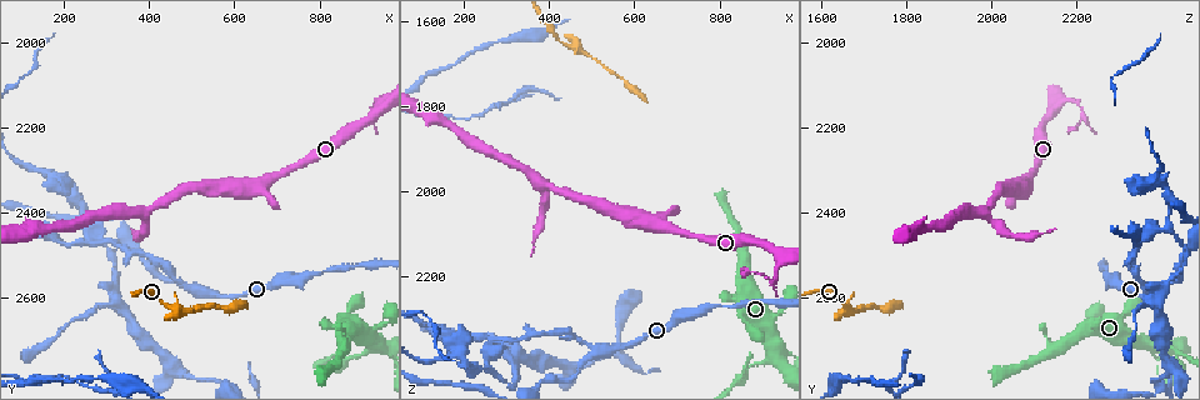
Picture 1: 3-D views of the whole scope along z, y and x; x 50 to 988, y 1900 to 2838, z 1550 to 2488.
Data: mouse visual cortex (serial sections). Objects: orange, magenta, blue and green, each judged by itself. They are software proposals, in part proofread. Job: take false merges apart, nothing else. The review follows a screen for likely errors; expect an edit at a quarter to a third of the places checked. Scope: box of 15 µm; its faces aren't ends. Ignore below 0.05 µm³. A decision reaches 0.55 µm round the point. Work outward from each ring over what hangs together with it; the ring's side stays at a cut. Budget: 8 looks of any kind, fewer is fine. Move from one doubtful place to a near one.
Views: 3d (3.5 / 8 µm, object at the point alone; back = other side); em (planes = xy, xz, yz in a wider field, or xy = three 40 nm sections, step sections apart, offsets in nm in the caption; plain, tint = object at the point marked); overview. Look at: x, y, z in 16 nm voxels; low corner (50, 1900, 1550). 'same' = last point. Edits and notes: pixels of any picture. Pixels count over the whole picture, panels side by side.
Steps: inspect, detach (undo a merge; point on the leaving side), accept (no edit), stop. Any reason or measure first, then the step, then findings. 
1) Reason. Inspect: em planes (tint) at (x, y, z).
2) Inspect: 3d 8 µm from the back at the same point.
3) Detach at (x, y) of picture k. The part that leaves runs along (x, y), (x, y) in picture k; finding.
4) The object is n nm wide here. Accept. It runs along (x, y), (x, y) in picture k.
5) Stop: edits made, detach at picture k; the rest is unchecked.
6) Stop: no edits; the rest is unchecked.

A narrow waist. Inspect: 3d 8 µm at (860, 2740, 2425).

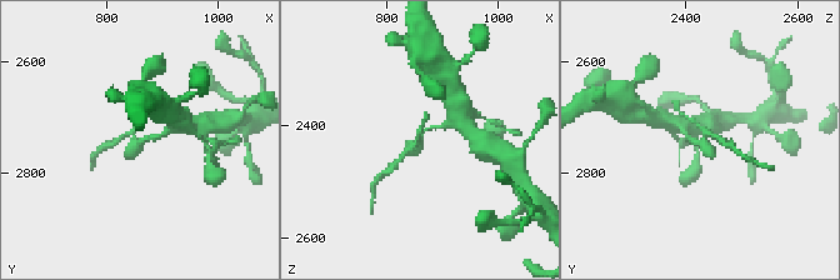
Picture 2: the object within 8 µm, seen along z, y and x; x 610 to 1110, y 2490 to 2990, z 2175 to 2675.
Shape alone is not enough. Inspect: em xy step 5 (tint) at (860, 2745, 2430).

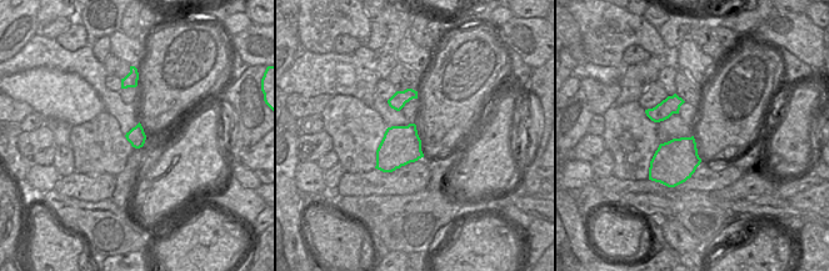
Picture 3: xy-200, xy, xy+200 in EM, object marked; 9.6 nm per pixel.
The object is 380 nm wide here. Detach at (723, 141) of picture 2. The part that leaves runs along (704, 136), (715, 135), (734, 150) in picture 2; a second cell is stuck on.

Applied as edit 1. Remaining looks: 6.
Inspect: 3d 3.5 µm from the back at (510, 2575, 2380).

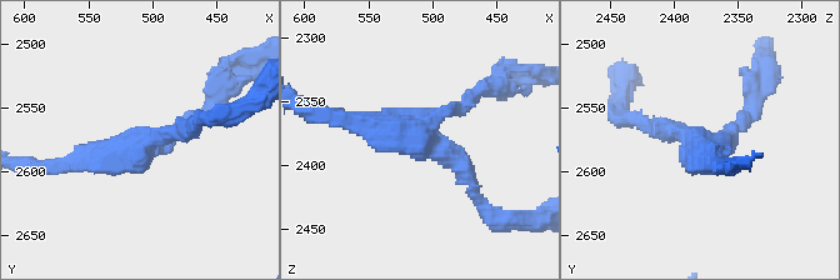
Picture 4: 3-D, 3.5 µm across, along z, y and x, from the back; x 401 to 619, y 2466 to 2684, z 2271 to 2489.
3 arms meet here; the arms are 150, 200, 200 nm wide. Inspect: em planes (tint) at (510, 2582, 2378).

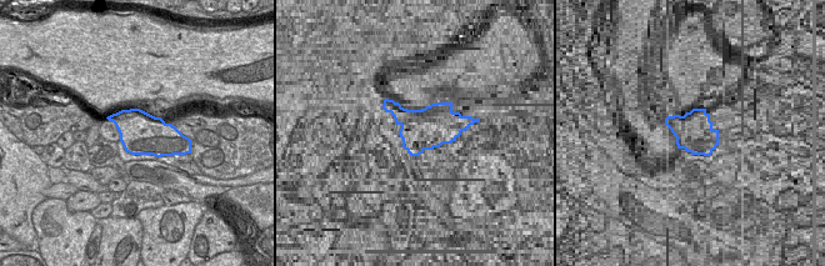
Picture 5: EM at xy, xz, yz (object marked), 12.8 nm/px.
Detach at (740, 116) of picture 4. The part that leaves runs along (718, 141), (746, 119), (769, 76) in picture 4; two cells meet here.

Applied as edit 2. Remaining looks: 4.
Stop: edits made, detach at picture 2, detach at picture 4; the rest is unchecked.

